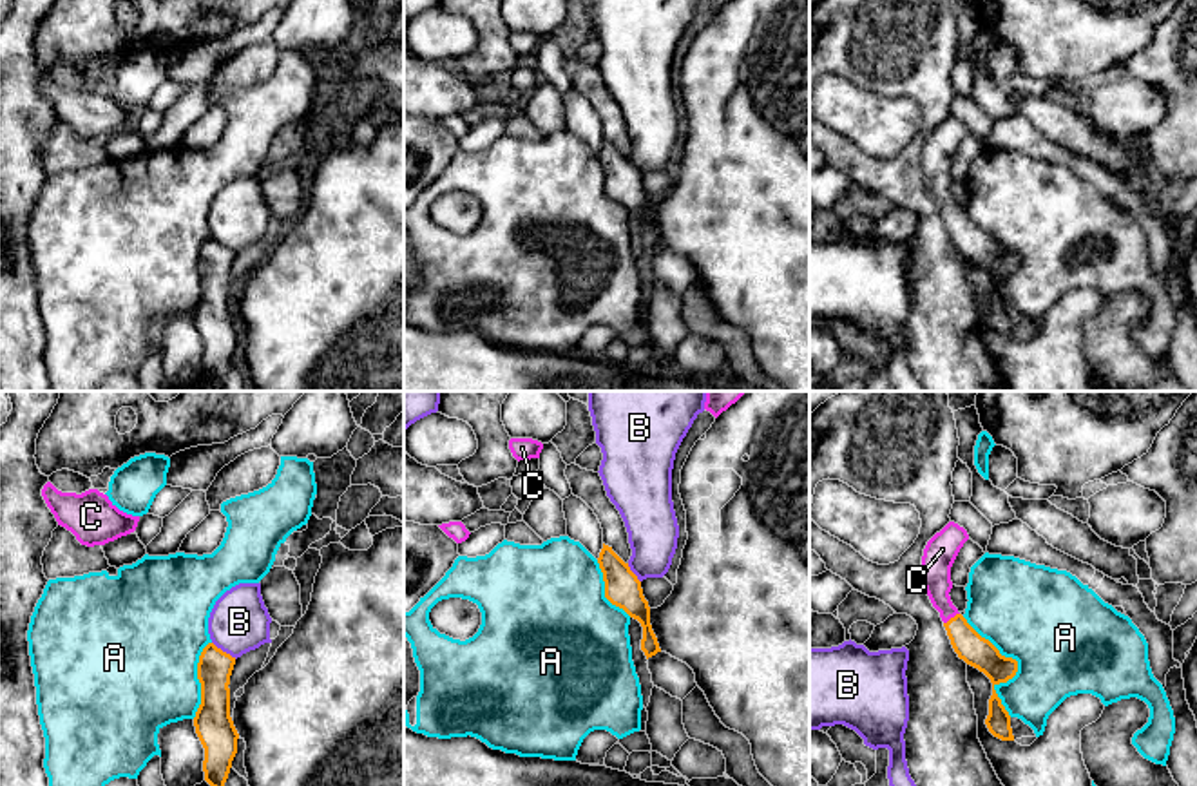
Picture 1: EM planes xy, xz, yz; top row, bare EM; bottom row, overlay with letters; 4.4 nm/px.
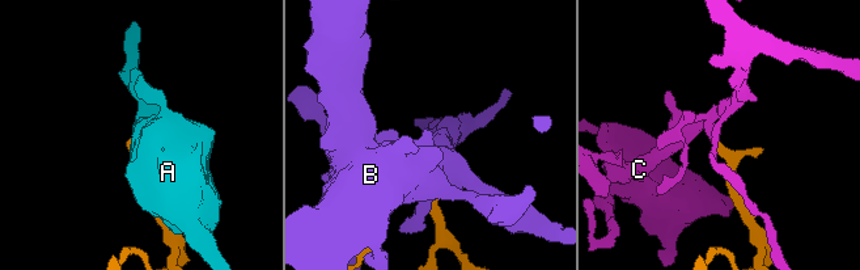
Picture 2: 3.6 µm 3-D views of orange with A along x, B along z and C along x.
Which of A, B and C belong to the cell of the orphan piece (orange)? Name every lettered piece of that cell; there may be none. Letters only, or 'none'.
C

